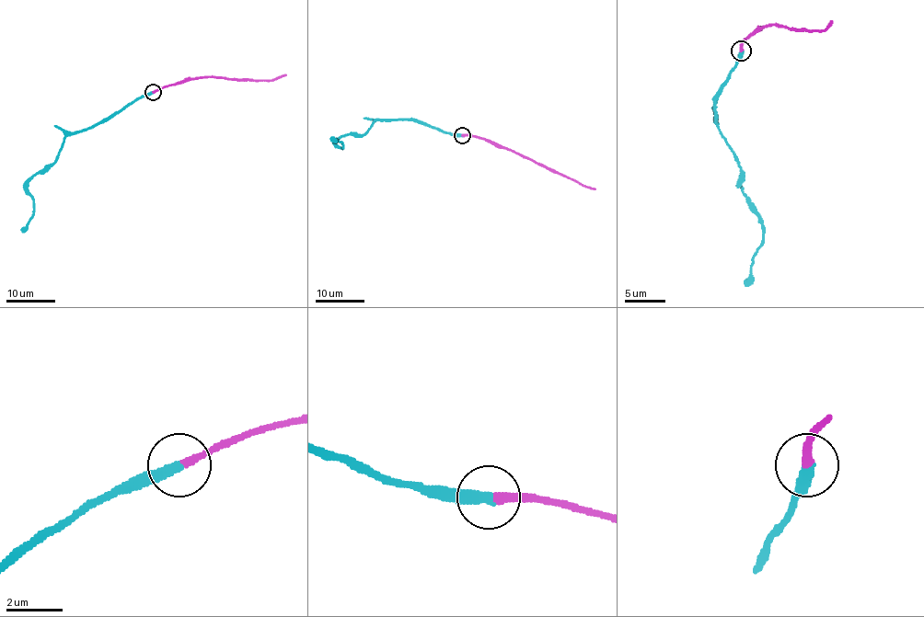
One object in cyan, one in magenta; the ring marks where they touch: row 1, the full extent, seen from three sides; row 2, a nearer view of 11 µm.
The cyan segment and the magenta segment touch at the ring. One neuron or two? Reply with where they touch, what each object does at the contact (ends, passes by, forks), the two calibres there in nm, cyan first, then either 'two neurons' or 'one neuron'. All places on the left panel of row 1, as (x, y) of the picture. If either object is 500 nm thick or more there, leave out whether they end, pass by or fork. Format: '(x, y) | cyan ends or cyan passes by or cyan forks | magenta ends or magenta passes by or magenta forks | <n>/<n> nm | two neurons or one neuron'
(153, 92) | cyan ends | magenta ends | 400/280 nm | one neuron

